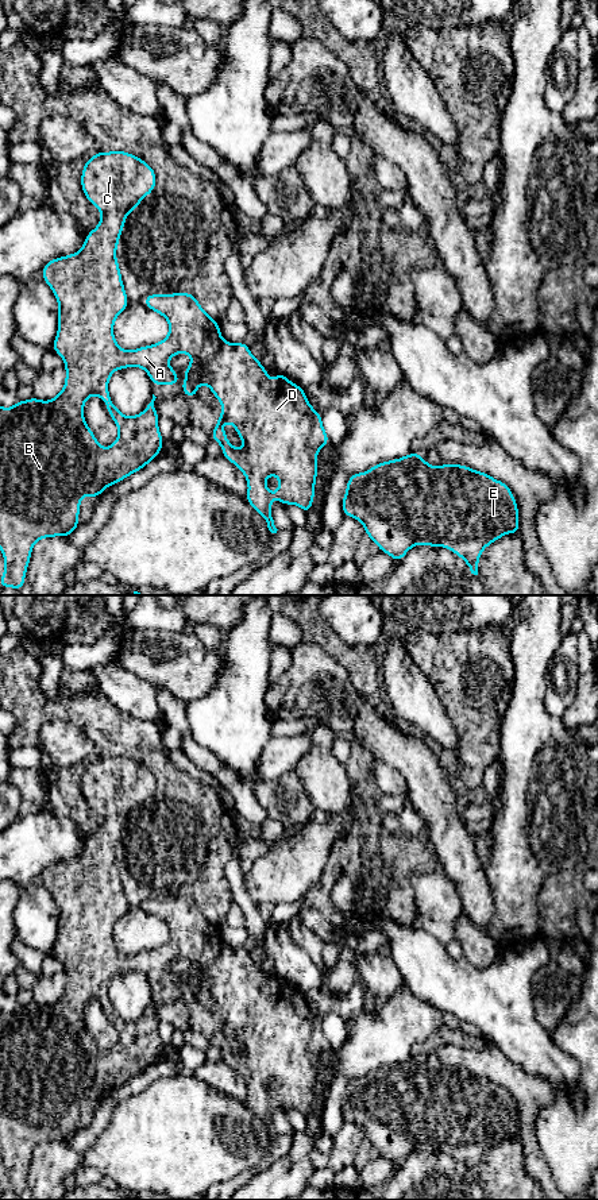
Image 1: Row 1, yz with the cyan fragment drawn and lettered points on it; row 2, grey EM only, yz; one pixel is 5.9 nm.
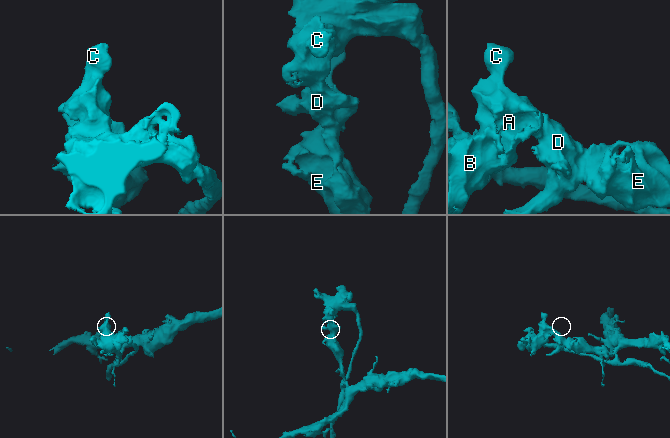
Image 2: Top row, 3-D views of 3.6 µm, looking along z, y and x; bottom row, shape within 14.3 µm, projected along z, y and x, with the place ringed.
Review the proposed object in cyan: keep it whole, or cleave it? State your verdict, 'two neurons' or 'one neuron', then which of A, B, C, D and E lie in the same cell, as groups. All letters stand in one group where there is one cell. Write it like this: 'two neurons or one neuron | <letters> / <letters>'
two neurons | A B C / D E

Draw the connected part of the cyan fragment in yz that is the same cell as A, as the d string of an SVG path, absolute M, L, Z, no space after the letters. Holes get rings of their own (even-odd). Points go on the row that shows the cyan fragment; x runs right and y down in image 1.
M120 150L97 151L82 167L81 188L86 200L100 209L101 220L94 229L86 234L84 246L78 252L51 259L40 270L43 281L51 288L58 301L58 332L51 350L62 356L66 378L65 387L51 401L31 397L27 401L16 401L9 409L0 405L0 549L5 563L5 570L0 578L0 589L23 589L32 547L38 540L55 536L69 537L76 530L80 525L80 503L84 495L92 495L93 499L97 499L104 489L140 471L162 452L165 440L158 428L159 416L154 406L157 397L153 394L151 402L138 416L124 416L113 405L108 391L112 373L127 367L140 367L147 371L151 385L180 385L177 371L167 364L171 356L181 352L188 354L196 362L196 369L205 377L205 366L220 348L219 321L208 316L192 293L184 292L147 294L144 297L144 305L161 313L169 323L170 331L162 342L126 351L115 340L113 323L128 306L128 297L116 259L119 238L127 215L136 211L140 201L153 193L155 184L154 169L139 157ZM90 396L103 398L108 414L119 428L119 436L111 448L101 447L97 443L94 433L84 420L84 404Z

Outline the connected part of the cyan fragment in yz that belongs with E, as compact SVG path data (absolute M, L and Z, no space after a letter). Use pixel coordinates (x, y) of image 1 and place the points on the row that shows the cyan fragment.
M417 452L382 462L366 472L350 475L342 506L344 516L360 521L366 536L396 563L414 545L444 547L460 556L474 575L478 575L479 556L487 545L508 533L520 533L518 506L506 483L466 464L429 466Z

